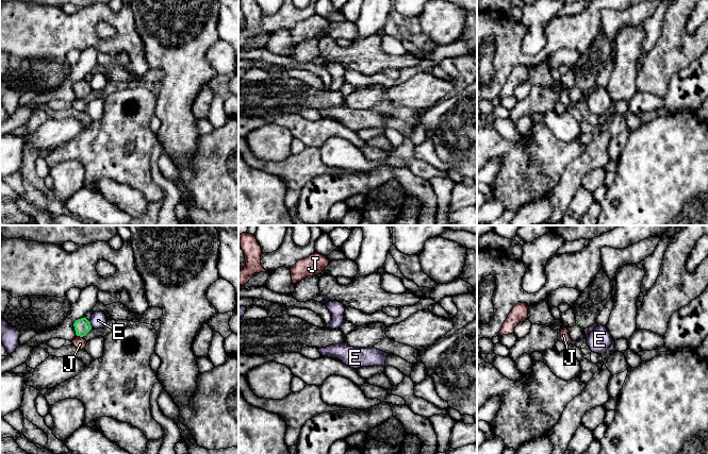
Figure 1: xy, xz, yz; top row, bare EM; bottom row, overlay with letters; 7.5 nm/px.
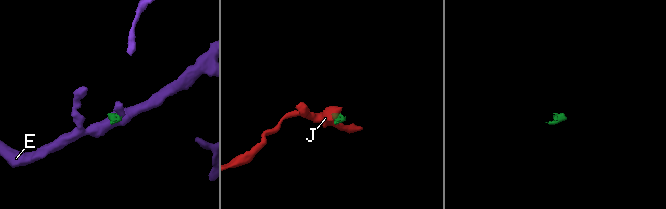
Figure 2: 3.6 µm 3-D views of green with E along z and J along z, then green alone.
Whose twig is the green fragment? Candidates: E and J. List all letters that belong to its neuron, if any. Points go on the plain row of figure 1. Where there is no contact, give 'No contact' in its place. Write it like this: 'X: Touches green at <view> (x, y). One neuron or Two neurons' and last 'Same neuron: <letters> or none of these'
E: Touches green at xy (89, 86). Two neurons
J: Touches green at xy (80, 98). Two neurons
Same neuron: none of these

